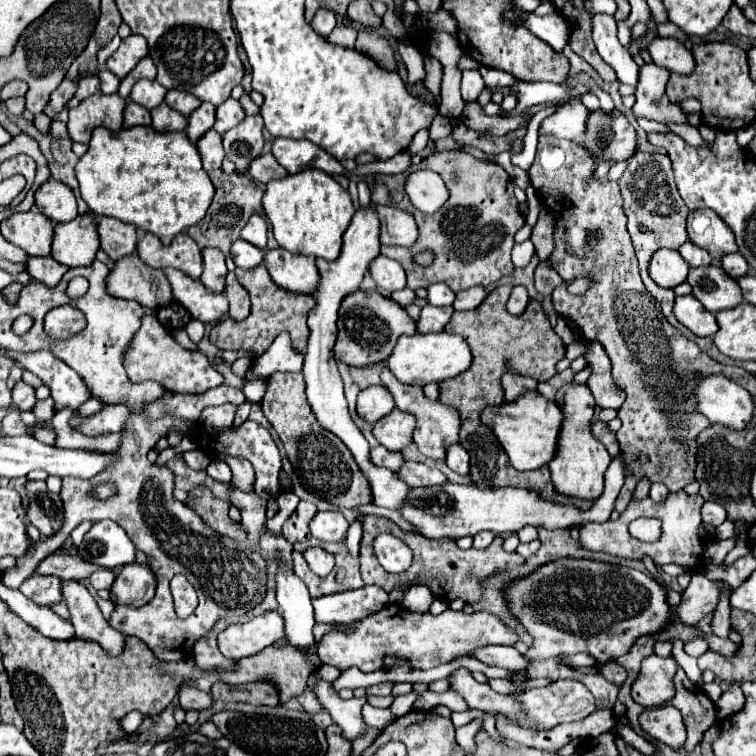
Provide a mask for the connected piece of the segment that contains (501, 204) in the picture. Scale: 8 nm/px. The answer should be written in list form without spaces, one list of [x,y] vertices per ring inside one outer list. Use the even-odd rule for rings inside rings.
[[[446,150],[430,154],[422,164],[412,166],[414,170],[438,172],[450,192],[450,200],[432,216],[416,210],[404,190],[404,174],[396,176],[374,176],[376,188],[372,192],[374,204],[408,208],[418,224],[418,240],[414,246],[404,248],[404,252],[388,252],[386,246],[380,252],[402,264],[408,276],[408,288],[428,288],[434,282],[448,284],[454,292],[472,286],[488,286],[498,282],[502,276],[512,274],[514,266],[510,252],[514,246],[514,234],[524,224],[524,216],[518,210],[518,200],[514,196],[514,182],[506,170],[492,162],[482,162],[462,150]],[[424,250],[436,254],[430,266],[418,266],[412,256]]]

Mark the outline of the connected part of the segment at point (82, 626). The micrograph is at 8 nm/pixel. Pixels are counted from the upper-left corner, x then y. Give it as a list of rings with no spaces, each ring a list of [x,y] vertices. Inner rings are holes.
[[[70,580],[64,582],[62,594],[70,610],[70,620],[76,628],[76,636],[98,642],[108,656],[120,656],[120,652],[124,650],[124,636],[106,622],[86,586]]]

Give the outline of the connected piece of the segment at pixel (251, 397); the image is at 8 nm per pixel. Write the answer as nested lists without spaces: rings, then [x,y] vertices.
[[[258,379],[253,381],[247,380],[243,388],[243,392],[247,400],[254,403],[259,403],[265,395],[266,387],[266,379]]]

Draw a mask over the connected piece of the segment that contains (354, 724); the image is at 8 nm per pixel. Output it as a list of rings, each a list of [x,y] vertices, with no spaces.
[[[318,680],[316,688],[314,688],[320,704],[330,712],[332,720],[342,728],[344,738],[354,740],[358,734],[362,734],[368,726],[362,720],[362,706],[364,706],[364,698],[350,698],[350,700],[342,700],[332,688],[330,682],[326,680]]]

